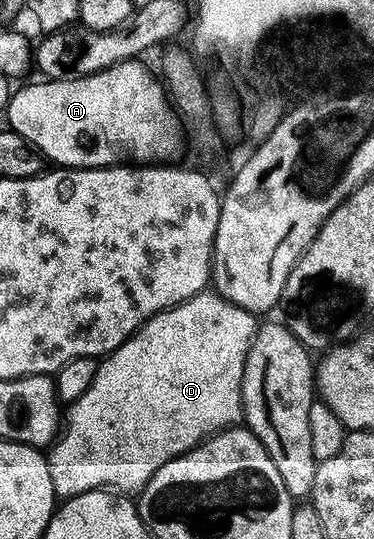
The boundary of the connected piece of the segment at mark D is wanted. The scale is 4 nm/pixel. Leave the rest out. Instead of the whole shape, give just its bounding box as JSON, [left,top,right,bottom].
[47,292,257,499]

